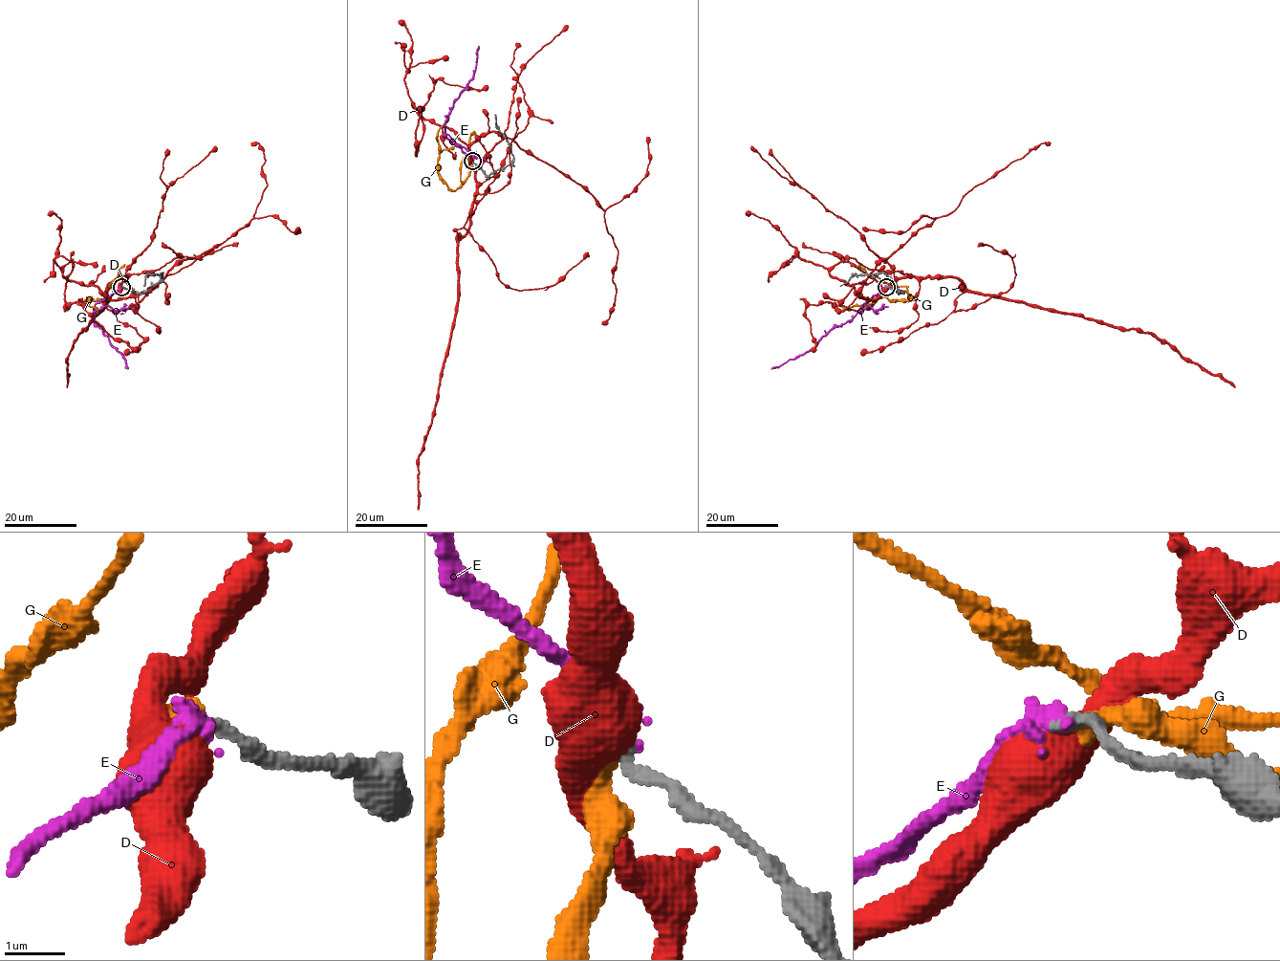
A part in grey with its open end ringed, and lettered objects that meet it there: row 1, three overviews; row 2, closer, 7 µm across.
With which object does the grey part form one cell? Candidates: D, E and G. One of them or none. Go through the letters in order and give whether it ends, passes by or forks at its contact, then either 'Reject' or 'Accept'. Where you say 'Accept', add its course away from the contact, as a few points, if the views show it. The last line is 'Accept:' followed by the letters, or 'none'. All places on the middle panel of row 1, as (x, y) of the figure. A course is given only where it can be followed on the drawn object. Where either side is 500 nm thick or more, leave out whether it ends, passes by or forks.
D: Reject
E: It ends there. Accept. Its course: (472, 162), (444, 135), (444, 123), (450, 108), (472, 77), (479, 46)
G: It ends there. Reject
Accept: E

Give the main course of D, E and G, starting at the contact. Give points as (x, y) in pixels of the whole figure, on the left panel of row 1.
D: (121, 286), (125, 277), (119, 276), (108, 287), (107, 303), (75, 339), (68, 356), (67, 387)
E: (121, 286), (95, 305), (94, 320), (125, 360), (128, 368)
G: (121, 286), (104, 299), (87, 300), (88, 297), (87, 305), (96, 307), (97, 311)

